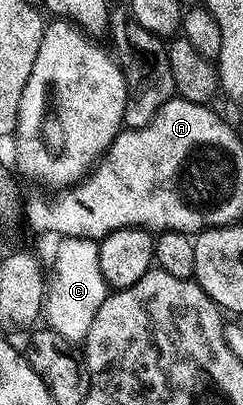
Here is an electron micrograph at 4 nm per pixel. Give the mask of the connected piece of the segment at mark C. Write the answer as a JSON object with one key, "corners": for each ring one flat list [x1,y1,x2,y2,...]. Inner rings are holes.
{"corners":[[62,238,60,240,61,243,57,247,57,252,53,255,53,271,51,267,51,274,47,279,47,290,45,292,45,303,43,306,43,319,46,323,48,330,54,331,55,333,59,333,63,336,64,339,68,339,70,341,81,341,84,340,85,334,87,333,87,329,91,329,91,321,95,321,95,313,99,309,99,305,103,305,103,301,105,300,105,296,107,294,107,284,105,282,105,278,103,277,103,273,99,267,99,246,92,239,67,239]]}

